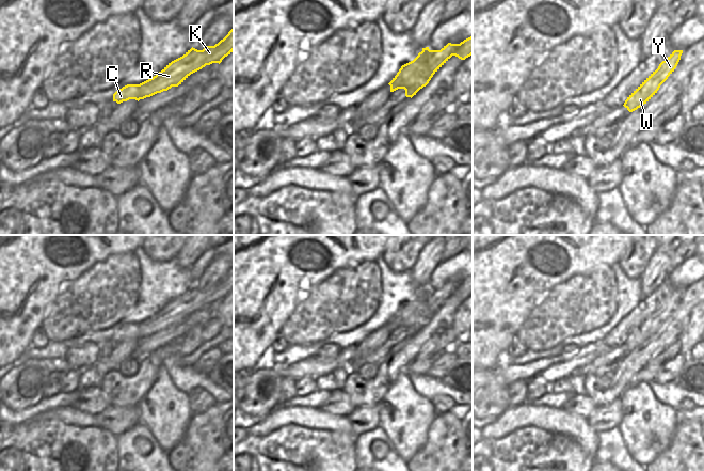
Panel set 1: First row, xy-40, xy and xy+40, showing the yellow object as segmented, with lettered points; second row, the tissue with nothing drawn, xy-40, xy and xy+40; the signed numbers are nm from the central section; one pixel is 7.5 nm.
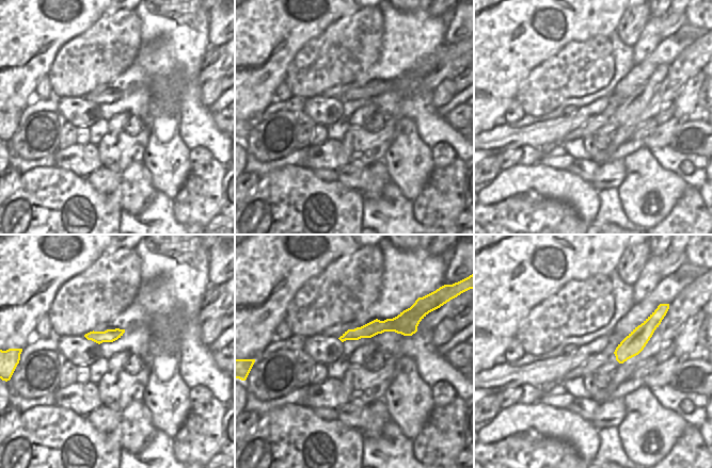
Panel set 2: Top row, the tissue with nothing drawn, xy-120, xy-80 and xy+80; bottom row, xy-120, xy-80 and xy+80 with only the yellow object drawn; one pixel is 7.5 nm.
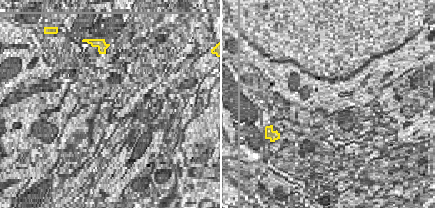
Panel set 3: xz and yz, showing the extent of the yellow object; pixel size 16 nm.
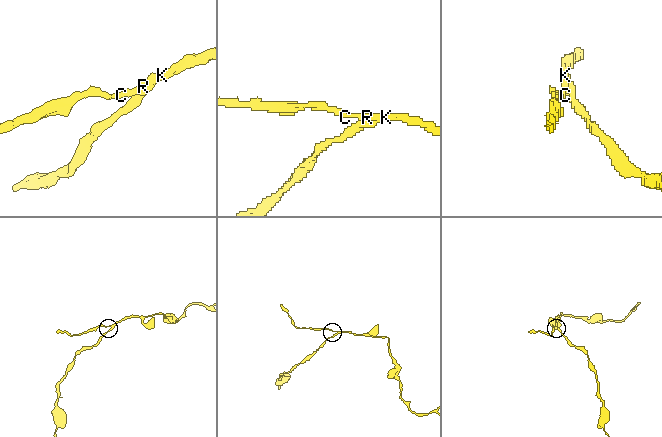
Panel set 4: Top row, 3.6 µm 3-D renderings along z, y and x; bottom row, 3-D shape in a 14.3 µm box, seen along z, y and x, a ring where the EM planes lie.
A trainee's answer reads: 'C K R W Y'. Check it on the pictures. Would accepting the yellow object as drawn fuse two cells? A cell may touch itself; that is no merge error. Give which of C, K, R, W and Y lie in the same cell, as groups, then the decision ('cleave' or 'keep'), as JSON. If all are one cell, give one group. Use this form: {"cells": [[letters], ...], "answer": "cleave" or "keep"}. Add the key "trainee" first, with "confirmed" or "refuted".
{"trainee": "refuted", "cells": [["C", "K", "R", "Y"], ["W"]], "answer": "cleave"}

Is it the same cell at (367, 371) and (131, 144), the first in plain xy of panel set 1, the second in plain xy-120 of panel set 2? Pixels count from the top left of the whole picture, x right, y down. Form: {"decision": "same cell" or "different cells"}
{"decision": "different cells"}

